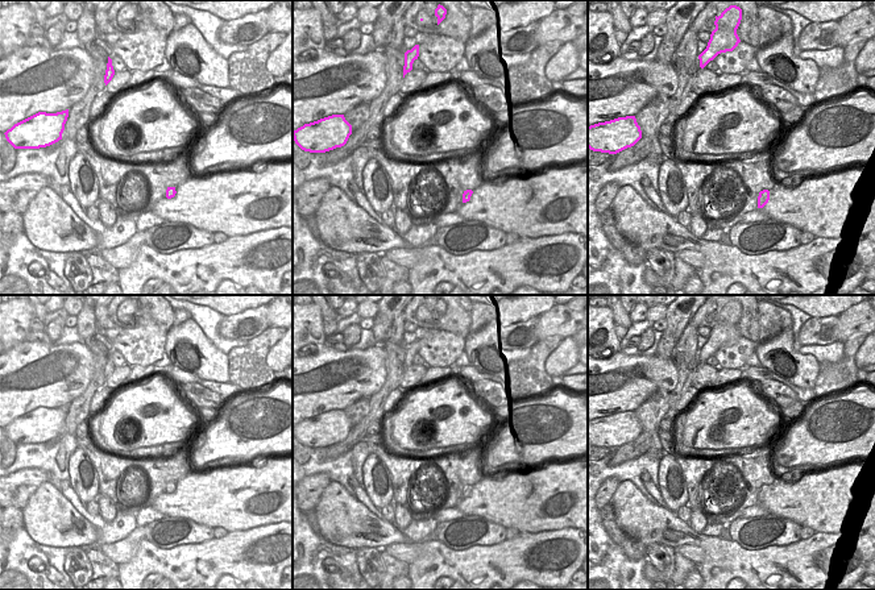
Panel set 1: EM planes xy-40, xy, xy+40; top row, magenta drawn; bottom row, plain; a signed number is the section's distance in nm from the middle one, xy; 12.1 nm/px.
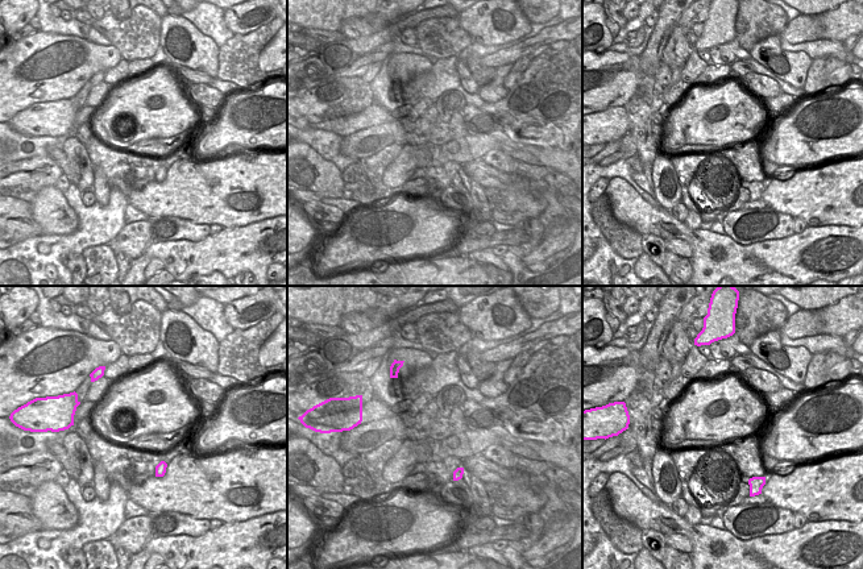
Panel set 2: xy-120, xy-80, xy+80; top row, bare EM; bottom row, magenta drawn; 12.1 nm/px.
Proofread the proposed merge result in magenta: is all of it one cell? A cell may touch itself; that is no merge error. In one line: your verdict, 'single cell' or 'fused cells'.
fused cells

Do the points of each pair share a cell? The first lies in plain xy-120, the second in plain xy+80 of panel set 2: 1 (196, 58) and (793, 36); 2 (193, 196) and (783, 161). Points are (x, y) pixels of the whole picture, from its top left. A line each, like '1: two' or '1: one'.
1: two
2: two

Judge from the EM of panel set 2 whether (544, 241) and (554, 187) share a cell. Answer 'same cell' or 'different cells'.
different cells

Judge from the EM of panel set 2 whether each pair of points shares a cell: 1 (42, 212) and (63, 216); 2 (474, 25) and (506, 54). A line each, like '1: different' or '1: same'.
1: same
2: same

